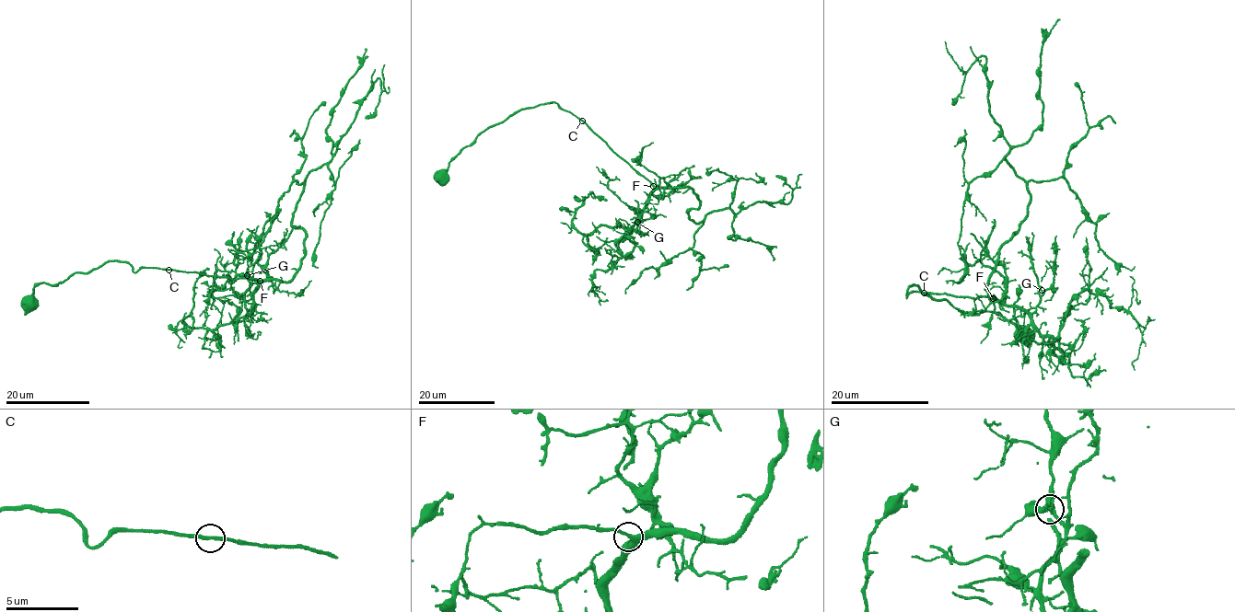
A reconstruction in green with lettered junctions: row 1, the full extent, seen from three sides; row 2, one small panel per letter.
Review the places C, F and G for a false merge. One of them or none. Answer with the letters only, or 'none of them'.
none of them

